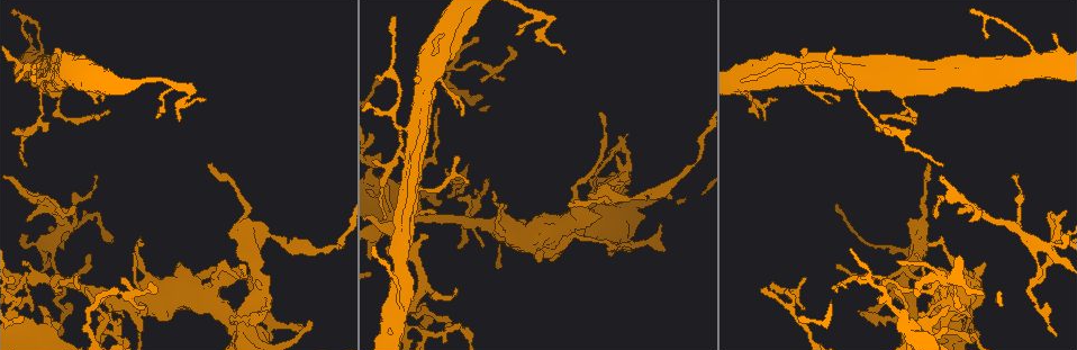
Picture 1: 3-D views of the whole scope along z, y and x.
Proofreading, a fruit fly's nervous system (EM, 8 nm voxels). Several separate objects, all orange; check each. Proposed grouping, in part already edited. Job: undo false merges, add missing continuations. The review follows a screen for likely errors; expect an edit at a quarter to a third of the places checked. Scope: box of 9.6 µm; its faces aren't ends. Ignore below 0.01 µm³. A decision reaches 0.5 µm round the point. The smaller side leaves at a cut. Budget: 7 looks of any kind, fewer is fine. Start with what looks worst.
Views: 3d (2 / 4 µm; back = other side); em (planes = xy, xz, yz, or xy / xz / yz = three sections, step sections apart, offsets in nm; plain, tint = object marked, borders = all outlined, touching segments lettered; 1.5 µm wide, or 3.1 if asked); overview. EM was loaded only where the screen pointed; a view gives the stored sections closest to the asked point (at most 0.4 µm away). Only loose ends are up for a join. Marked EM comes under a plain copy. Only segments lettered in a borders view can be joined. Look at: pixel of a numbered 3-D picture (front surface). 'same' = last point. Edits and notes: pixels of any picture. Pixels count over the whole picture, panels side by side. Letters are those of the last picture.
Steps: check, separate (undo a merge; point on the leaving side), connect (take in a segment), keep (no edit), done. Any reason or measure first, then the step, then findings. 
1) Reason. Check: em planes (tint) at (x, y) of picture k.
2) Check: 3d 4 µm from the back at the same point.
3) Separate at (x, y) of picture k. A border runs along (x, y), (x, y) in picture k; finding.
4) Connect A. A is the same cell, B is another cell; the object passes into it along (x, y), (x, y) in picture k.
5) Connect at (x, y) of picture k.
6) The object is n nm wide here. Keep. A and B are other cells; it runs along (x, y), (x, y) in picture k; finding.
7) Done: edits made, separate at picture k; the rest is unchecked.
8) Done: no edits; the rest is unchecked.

Sharp bend. Check: 3d 4 µm at (924, 313) of picture 1.

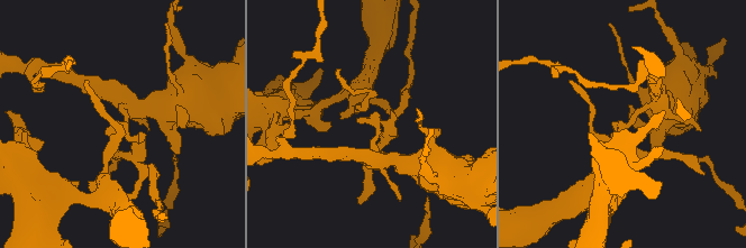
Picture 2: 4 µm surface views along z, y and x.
Check: em planes (borders) at (376, 121) of picture 2.

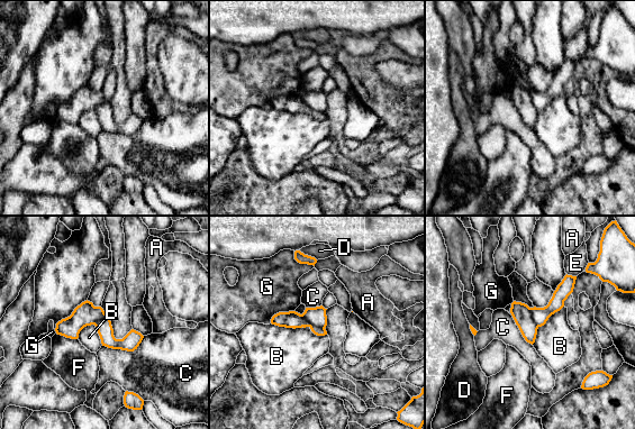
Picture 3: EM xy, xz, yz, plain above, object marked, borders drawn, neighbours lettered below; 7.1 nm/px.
Separate at (316, 316) of picture 3. A, B, C, D, E, F and G are other cells; a border runs along (301, 315), (309, 322), (324, 328) in picture 3; two neurons meet here.

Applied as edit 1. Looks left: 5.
Check: 3d 2 µm at (985, 265) of picture 1.

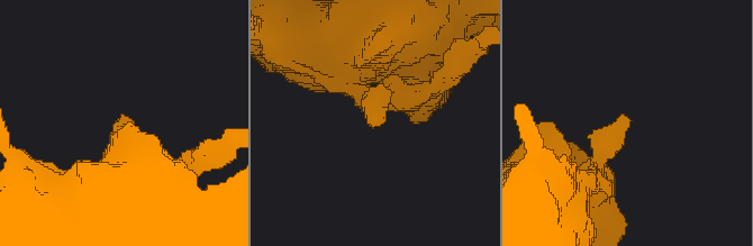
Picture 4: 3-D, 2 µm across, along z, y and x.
Now the EM. Check: em planes (borders) at (381, 122) of picture 4.

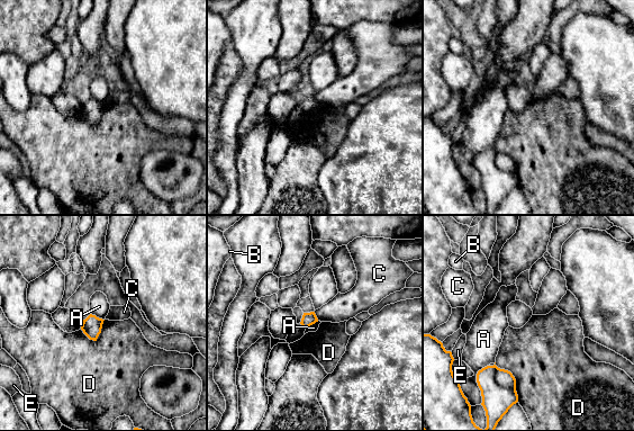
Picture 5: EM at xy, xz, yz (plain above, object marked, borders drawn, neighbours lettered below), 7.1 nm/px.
Keep. A, B, C, D and E are other cells; a border runs along (495, 365), (512, 374), (518, 398) in picture 5; no lettered segment goes on from it.

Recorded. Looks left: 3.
Free end. Check: em xy step 8 (tint) at (425, 130) of picture 1.

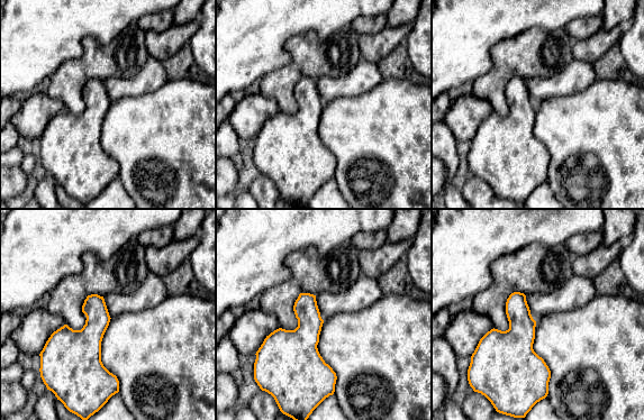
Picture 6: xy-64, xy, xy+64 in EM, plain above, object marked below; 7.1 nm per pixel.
Check: em planes (borders) at the same point.

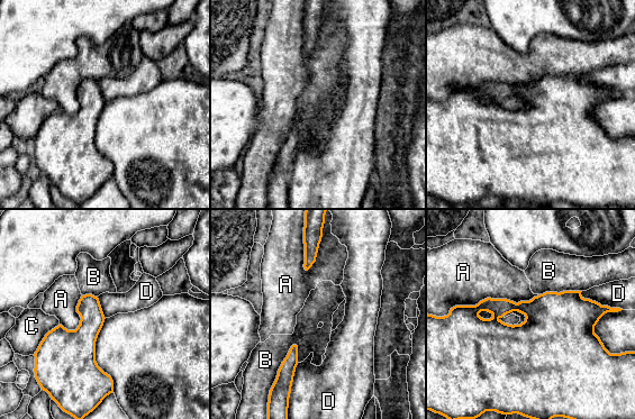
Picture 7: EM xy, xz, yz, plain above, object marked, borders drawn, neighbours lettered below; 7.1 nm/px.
Keep. A, B, C and D are other cells; a border runs along (97, 297), (105, 318) in picture 7; no lettered segment goes on from it.

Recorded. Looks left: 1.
Done: edits made, separate at picture 3; the rest is unchecked.

